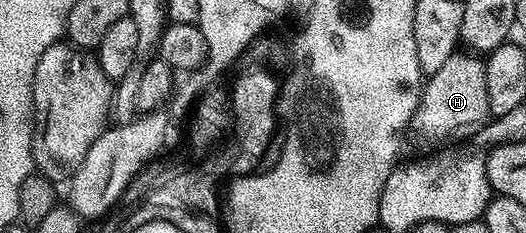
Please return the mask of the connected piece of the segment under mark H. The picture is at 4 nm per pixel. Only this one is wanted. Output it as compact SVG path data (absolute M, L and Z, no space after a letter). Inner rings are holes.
M458 51L451 59L447 59L447 63L443 63L443 67L439 67L439 71L428 74L421 91L421 101L409 121L409 129L419 140L437 147L442 143L468 138L468 133L479 132L490 121L484 60Z

